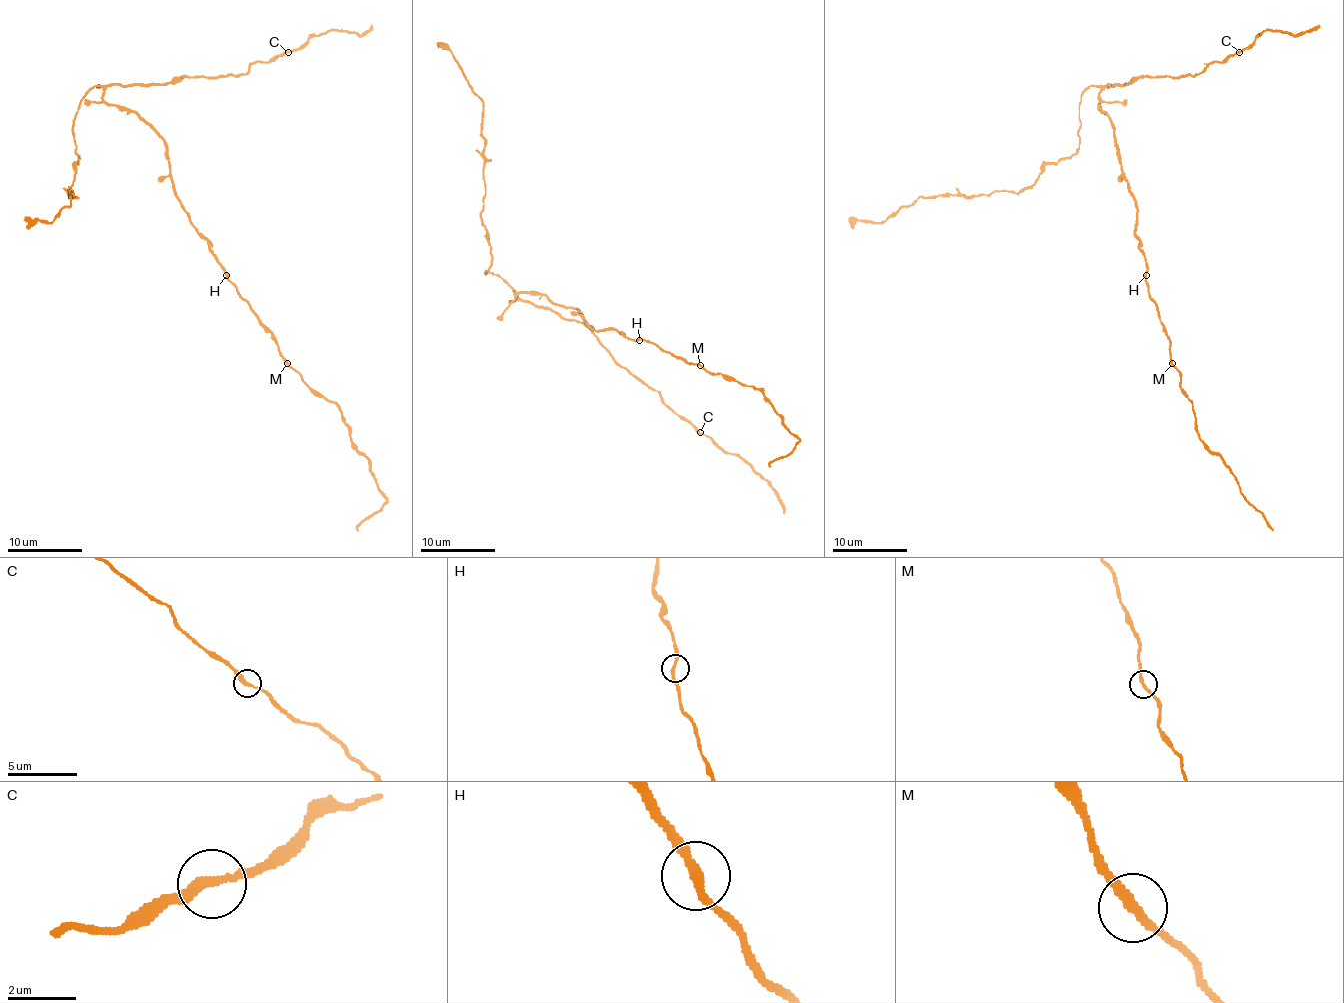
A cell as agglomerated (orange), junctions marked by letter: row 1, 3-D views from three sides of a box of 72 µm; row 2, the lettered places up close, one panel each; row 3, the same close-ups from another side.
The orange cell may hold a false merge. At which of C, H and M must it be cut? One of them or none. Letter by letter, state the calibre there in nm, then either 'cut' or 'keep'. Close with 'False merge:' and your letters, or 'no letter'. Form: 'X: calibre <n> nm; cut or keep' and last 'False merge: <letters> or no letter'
C: calibre 240 nm; keep
H: calibre 240 nm; keep
M: calibre 240 nm; keep
False merge: no letter

